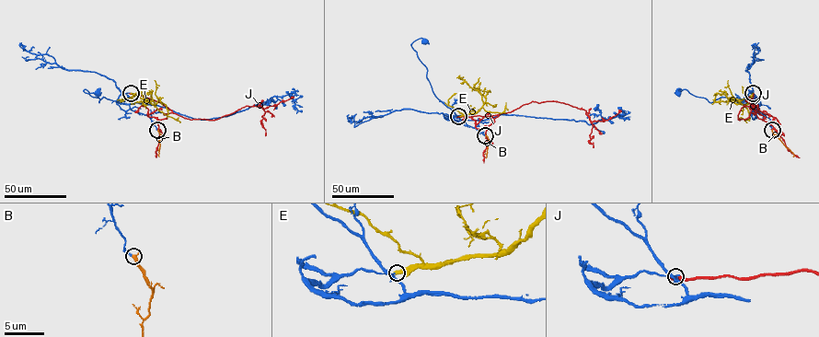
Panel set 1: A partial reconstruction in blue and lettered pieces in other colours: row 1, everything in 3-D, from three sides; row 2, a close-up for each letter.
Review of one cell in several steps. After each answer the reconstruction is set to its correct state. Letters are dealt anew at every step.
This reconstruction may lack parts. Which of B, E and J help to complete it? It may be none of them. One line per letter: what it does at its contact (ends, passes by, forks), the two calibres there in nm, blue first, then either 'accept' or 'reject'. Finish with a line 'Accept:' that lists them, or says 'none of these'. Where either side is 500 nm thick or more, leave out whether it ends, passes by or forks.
B: it ends there; 150 nm thick on the blue side, 440 nm on the other; accept
E: it ends there; 170 nm thick on the blue side, 480 nm on the other; reject
J: 190 nm thick on the blue side, 500 nm on the other; reject
Accept: B

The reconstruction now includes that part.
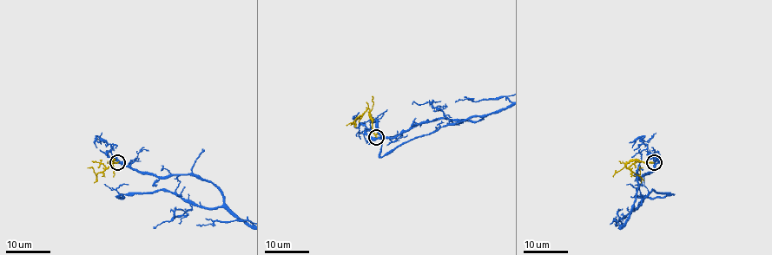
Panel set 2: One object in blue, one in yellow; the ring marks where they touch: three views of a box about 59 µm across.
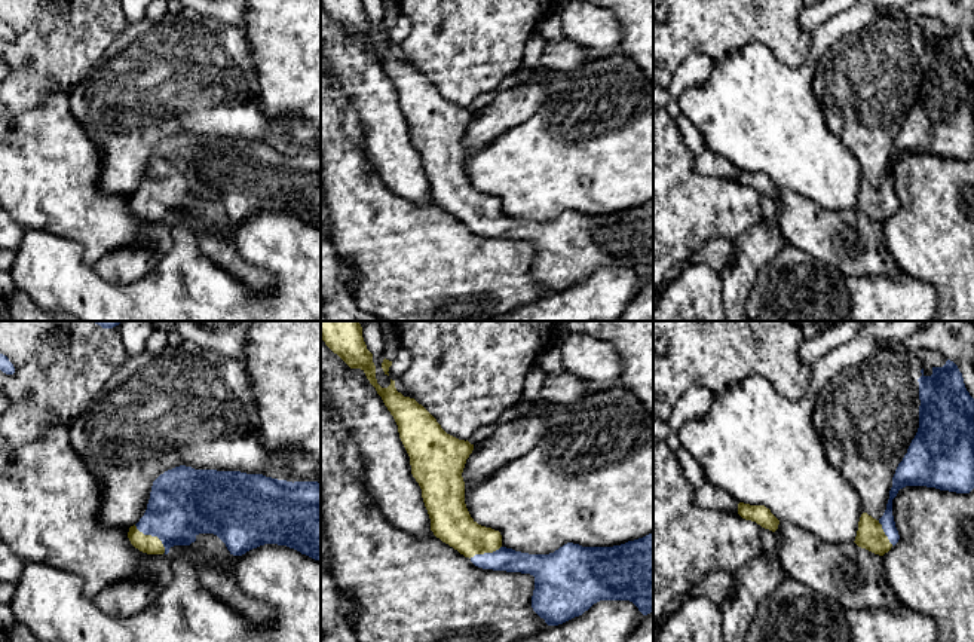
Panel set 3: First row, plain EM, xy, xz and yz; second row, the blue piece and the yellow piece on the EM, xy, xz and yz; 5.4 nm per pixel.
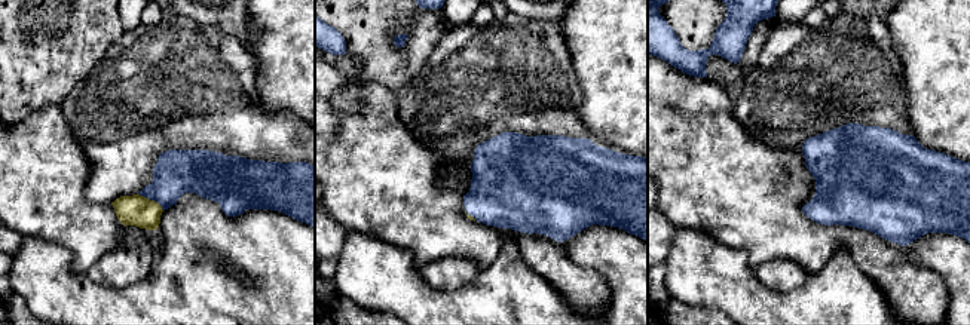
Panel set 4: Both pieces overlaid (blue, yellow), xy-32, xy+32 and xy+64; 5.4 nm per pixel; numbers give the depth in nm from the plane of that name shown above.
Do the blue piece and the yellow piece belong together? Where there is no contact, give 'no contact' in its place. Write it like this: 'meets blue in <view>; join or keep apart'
meets blue in xy; join

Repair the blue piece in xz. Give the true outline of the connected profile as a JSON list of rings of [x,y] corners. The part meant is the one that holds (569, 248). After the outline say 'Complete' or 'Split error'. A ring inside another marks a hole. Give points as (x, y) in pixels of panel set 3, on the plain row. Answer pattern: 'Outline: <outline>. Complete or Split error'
Outline: [[[321,0],[321,6],[350,36],[361,36],[365,40],[393,83],[399,106],[410,123],[411,141],[422,156],[431,198],[437,205],[469,224],[478,235],[533,242],[532,275],[548,293],[579,284],[600,268],[630,268],[643,282],[653,278],[653,199],[613,214],[582,214],[567,210],[549,221],[529,221],[503,214],[500,199],[478,192],[465,171],[462,140],[474,111],[447,101],[422,71],[396,58],[395,48],[390,46],[390,52],[382,55],[376,46],[373,21],[367,16],[362,0]]]. Split error

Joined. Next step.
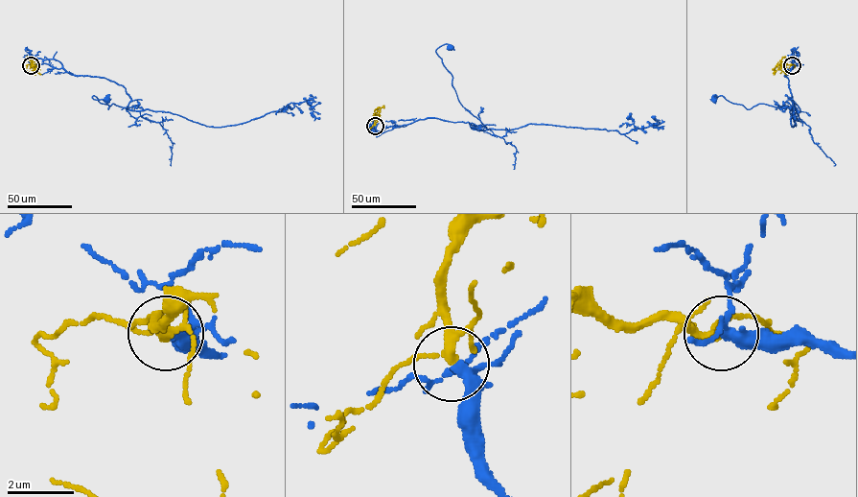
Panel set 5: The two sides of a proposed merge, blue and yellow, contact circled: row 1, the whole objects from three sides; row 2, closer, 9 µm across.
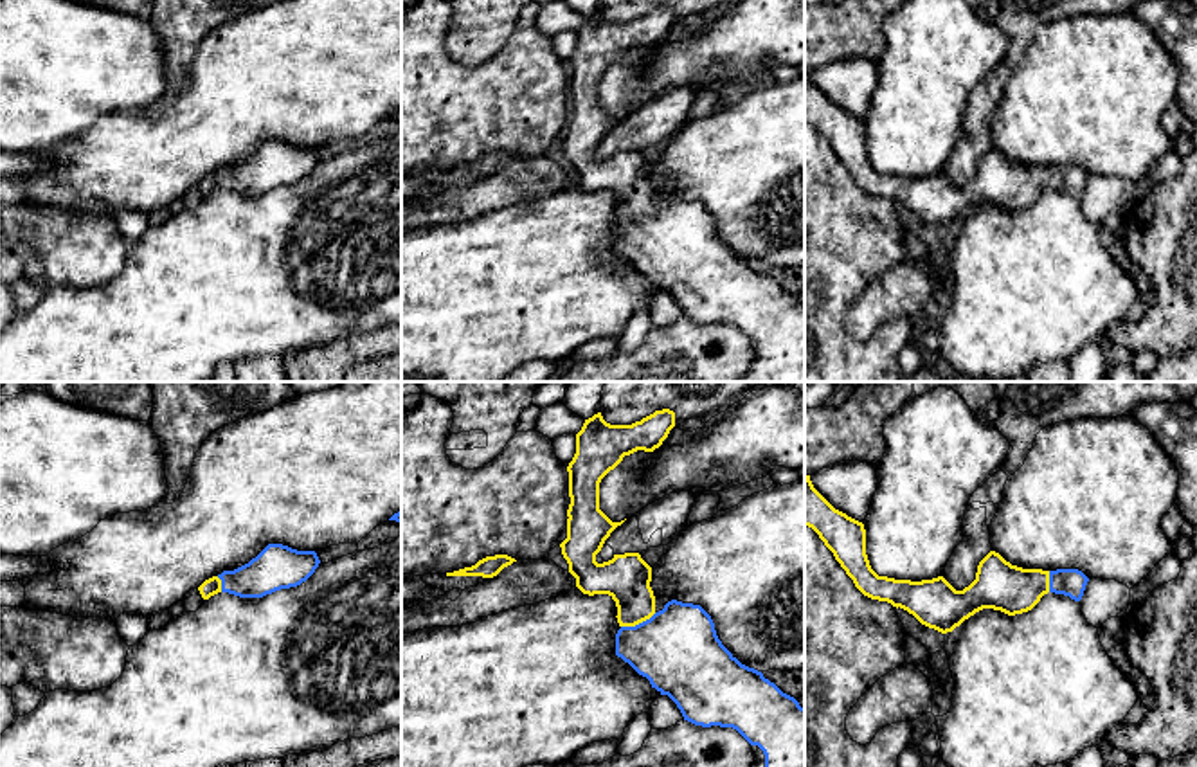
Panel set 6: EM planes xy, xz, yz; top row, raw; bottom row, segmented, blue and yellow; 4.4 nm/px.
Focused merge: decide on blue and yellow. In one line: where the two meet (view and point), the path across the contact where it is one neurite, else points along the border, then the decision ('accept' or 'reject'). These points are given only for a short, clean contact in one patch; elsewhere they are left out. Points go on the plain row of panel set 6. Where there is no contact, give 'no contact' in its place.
xz (639, 220) | across xz (677, 245), (663, 243), (639, 220), (627, 173) | accept

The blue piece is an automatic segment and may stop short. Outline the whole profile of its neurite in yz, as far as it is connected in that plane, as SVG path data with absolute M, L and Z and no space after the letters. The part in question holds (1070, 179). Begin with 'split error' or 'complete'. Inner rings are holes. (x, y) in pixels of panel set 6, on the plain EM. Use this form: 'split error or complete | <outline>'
split error | M806 70L805 122L819 131L864 193L900 203L941 230L983 205L1008 212L1028 209L1048 189L1080 198L1089 178L1078 166L1022 166L995 148L979 158L976 176L963 187L956 187L943 173L922 178L878 173L866 151L864 121L835 106Z

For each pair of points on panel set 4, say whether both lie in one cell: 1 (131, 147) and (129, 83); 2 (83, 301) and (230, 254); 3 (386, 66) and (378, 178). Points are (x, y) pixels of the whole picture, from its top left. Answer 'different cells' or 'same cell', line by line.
1: same cell
2: same cell
3: different cells

